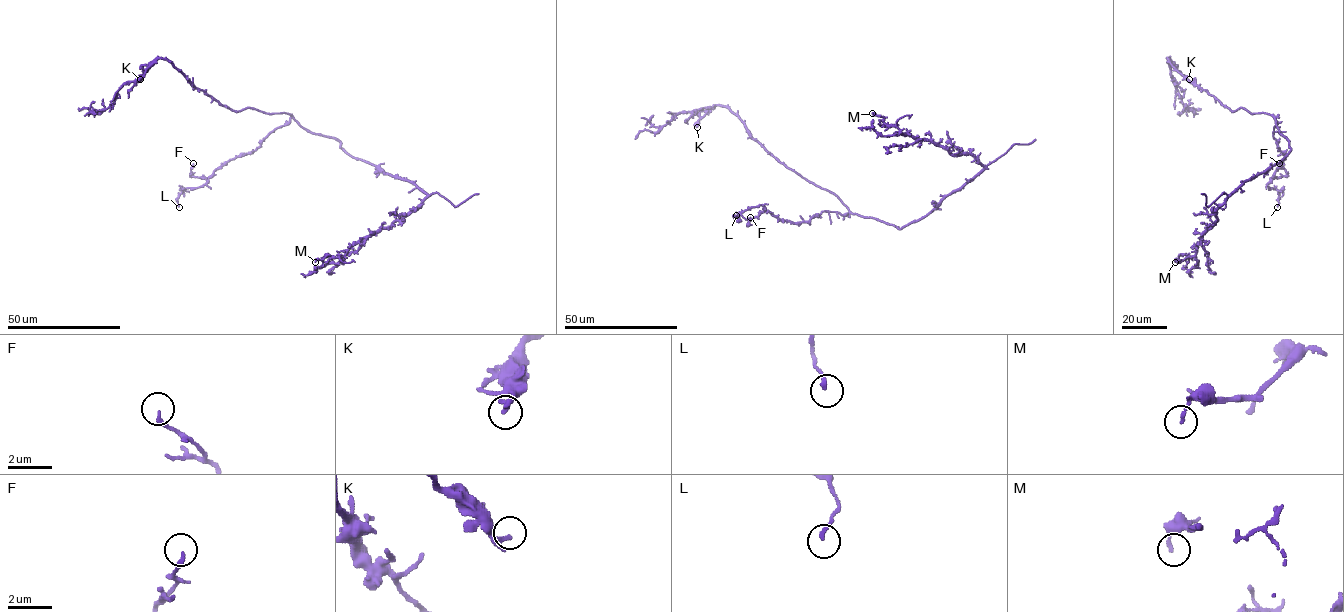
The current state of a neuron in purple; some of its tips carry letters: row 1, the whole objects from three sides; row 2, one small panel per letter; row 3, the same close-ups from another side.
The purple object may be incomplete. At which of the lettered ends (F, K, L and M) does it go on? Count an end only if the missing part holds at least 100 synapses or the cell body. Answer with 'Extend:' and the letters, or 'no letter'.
Extend: no letter

